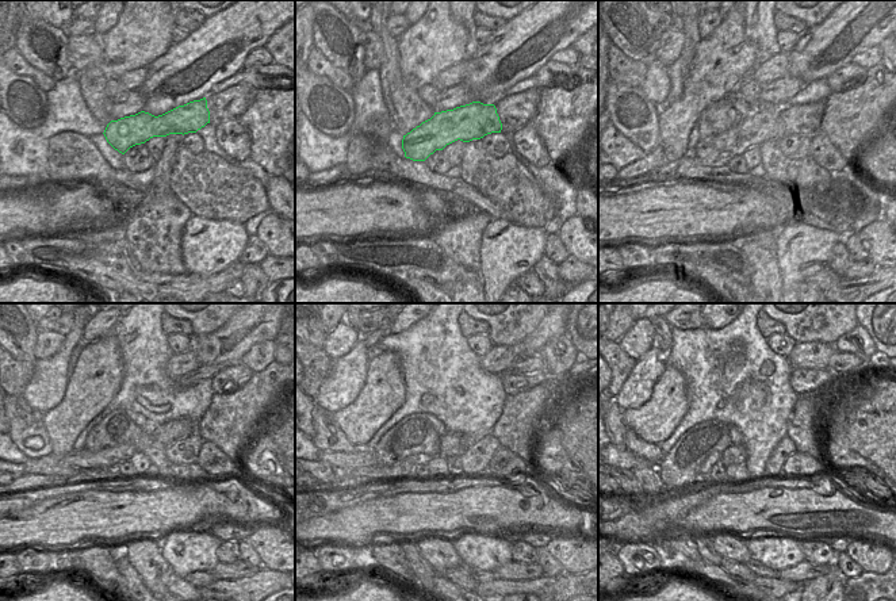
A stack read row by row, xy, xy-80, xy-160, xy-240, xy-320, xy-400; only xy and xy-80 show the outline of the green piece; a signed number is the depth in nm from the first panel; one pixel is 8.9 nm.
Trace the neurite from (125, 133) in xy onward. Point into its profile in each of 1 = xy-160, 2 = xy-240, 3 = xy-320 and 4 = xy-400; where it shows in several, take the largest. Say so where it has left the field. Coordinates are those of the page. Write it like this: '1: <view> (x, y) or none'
1: xy-160 (759, 126)
2: xy-240 (108, 456)
3: xy-320 (340, 460)
4: xy-400 (625, 459)

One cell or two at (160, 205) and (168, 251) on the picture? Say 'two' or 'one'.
one

